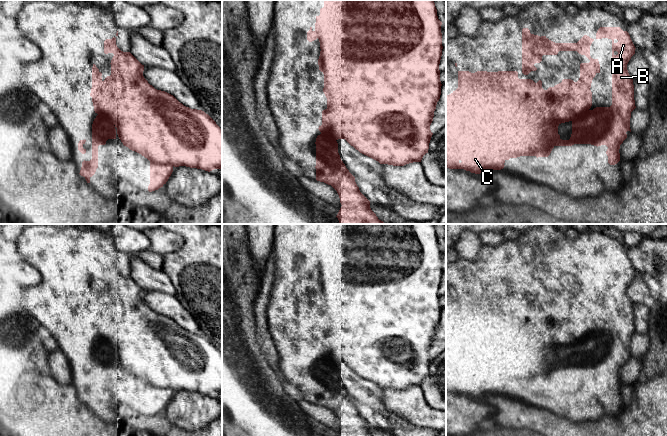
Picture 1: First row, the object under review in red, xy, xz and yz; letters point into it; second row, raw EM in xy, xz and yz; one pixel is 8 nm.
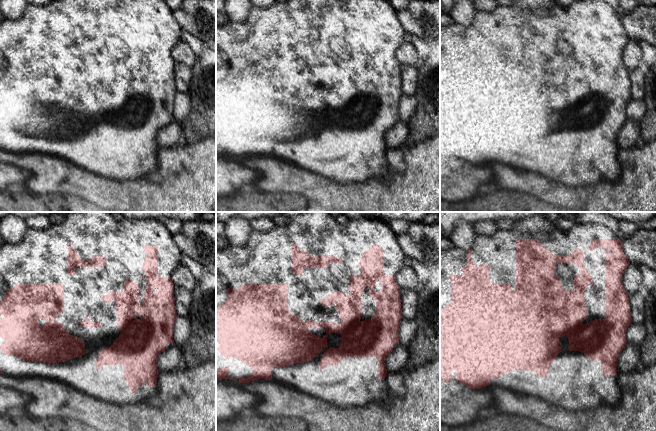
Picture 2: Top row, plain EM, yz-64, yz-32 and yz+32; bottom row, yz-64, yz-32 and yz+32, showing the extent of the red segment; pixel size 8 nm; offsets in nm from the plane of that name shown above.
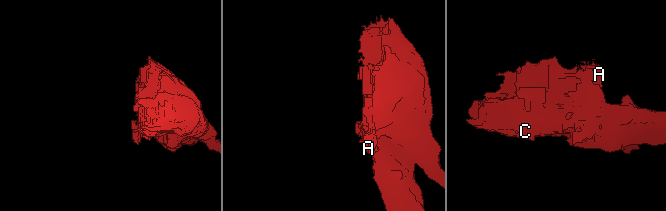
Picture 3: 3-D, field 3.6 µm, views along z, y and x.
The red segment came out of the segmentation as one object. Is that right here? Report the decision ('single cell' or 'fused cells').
fused cells

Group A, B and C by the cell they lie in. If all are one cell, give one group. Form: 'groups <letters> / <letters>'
groups A C / B

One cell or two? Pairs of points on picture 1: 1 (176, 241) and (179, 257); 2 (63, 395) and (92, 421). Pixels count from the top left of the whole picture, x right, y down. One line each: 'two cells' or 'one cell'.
1: two cells
2: one cell

